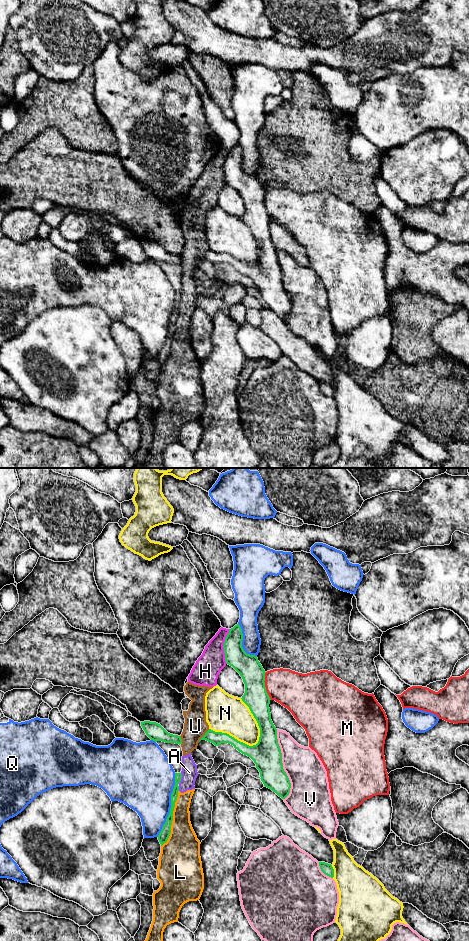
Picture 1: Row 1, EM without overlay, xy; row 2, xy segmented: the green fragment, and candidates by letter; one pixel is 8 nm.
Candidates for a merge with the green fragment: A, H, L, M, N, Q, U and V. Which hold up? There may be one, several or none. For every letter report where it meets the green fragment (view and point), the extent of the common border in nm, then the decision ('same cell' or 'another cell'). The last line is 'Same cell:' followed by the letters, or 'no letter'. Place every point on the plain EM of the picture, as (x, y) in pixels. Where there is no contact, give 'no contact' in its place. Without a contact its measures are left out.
A: xy (181, 297) | 90 nm | another cell
H: xy (223, 166) | 280 nm | another cell
L: xy (172, 338) | 480 nm | another cell
M: xy (264, 206) | 220 nm | another cell
N: xy (236, 259) | 420 nm | another cell
Q: xy (171, 325) | 550 nm | another cell
U: xy (204, 255) | 140 nm | another cell
V: xy (282, 284) | 550 nm | another cell
Same cell: no letter

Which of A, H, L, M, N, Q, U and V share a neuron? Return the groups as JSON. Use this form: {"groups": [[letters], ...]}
{"groups": [["A", "H", "L", "U"], ["M"], ["N"], ["Q"], ["V"]]}

